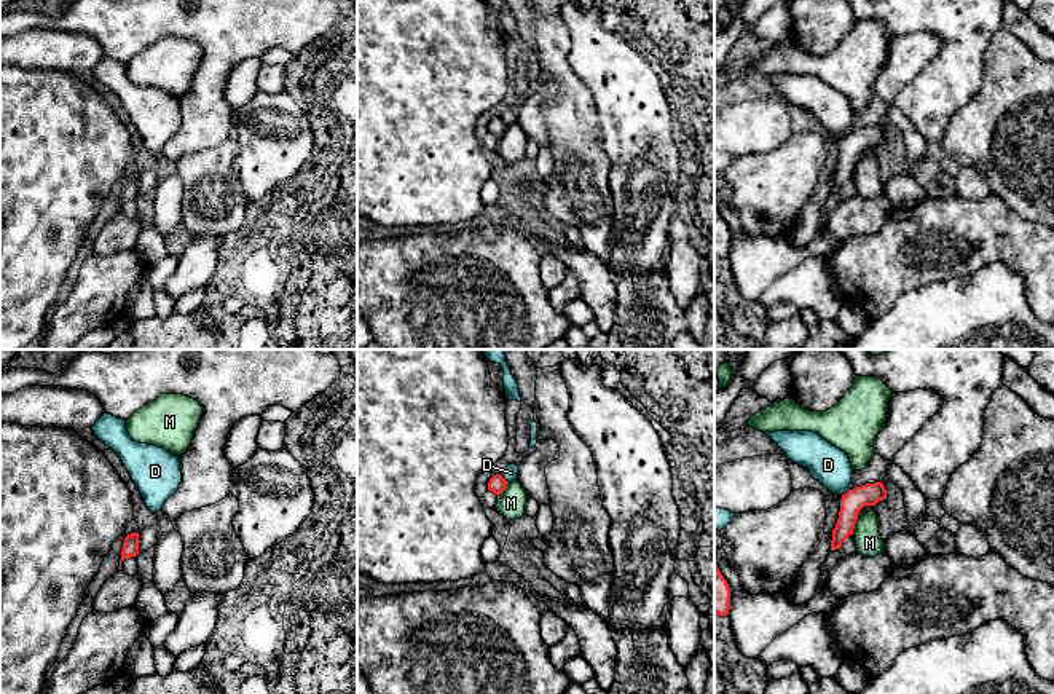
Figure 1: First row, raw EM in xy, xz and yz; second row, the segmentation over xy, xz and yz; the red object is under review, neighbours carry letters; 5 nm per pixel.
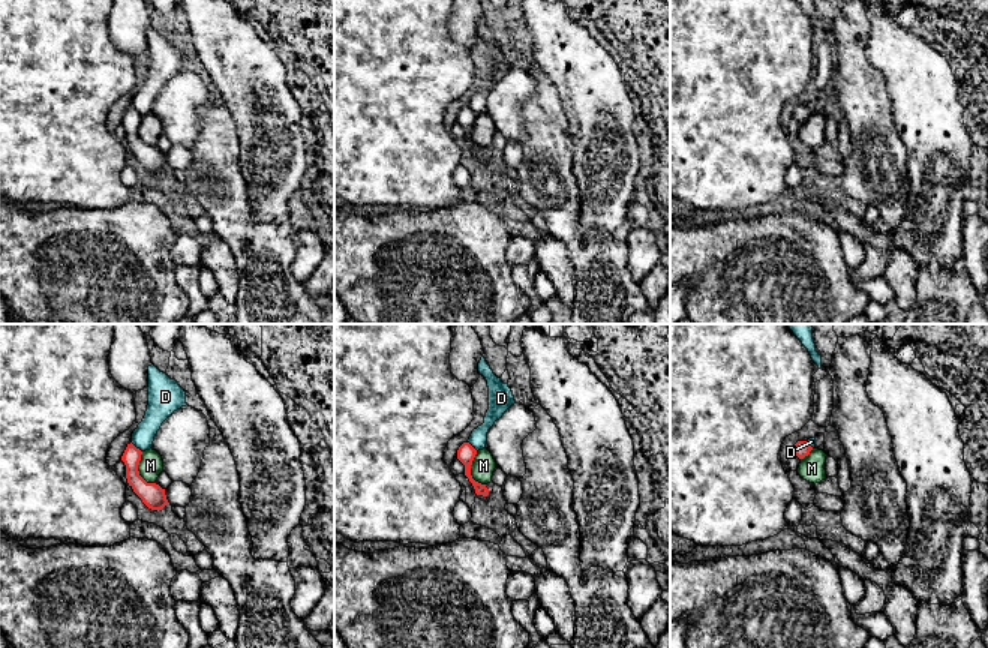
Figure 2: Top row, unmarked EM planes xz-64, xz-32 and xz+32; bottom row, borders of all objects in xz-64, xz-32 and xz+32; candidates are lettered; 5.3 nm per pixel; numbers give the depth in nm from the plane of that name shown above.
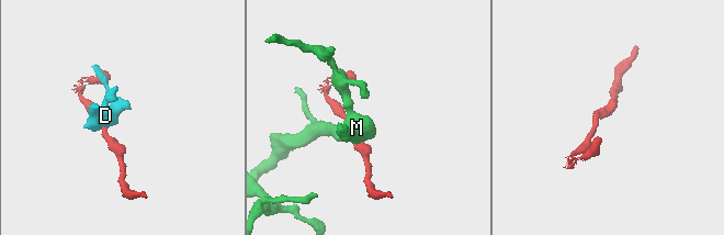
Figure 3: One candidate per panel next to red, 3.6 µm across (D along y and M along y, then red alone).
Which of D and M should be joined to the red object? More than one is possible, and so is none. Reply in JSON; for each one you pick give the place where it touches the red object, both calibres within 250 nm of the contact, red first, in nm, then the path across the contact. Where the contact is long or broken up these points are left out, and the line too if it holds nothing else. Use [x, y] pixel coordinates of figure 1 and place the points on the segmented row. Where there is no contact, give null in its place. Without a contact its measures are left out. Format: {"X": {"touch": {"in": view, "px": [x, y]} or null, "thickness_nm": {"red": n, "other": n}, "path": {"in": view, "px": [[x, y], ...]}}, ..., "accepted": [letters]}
{"accepted": []}

